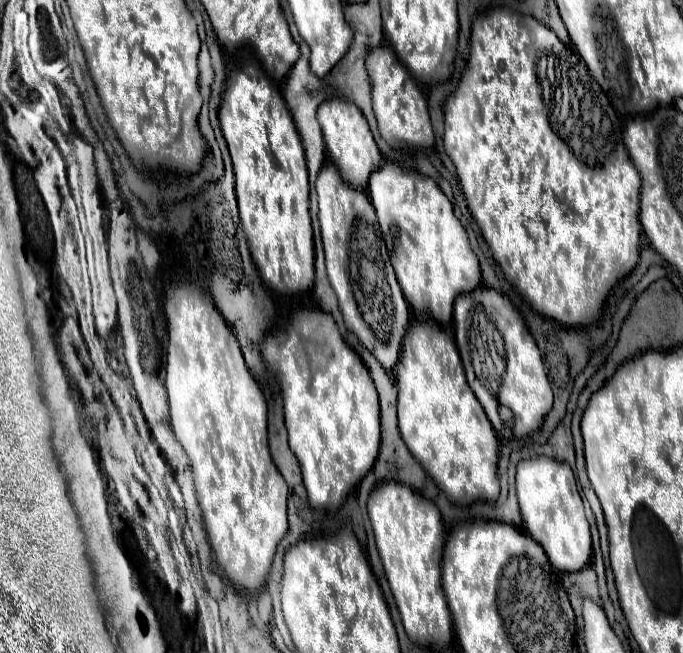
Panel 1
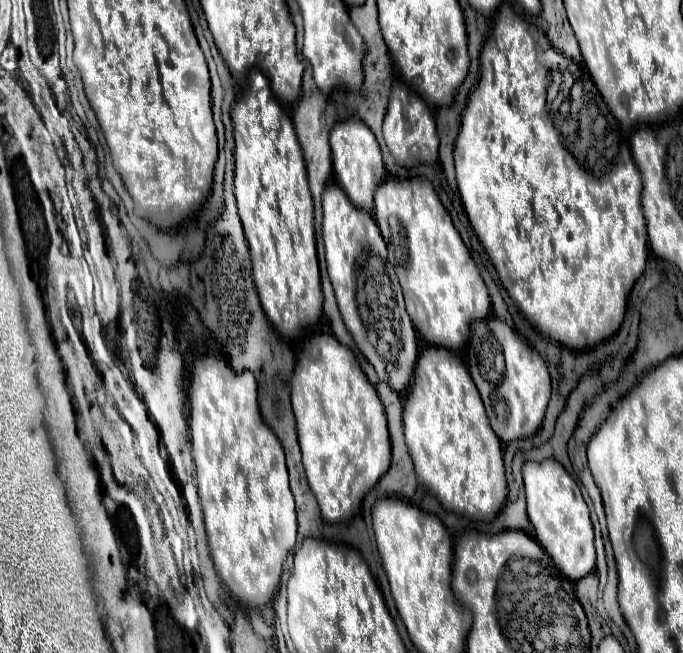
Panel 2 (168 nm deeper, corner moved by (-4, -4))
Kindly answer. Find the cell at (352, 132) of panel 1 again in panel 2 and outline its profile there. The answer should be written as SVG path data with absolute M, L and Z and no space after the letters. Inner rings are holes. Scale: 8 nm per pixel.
M347 119L337 123L331 129L331 151L333 151L333 171L339 187L343 187L343 191L347 193L351 203L355 203L355 207L363 207L363 211L373 211L373 193L375 193L375 187L379 187L379 183L383 183L385 179L385 165L381 159L379 143L371 133L371 129L359 119Z

